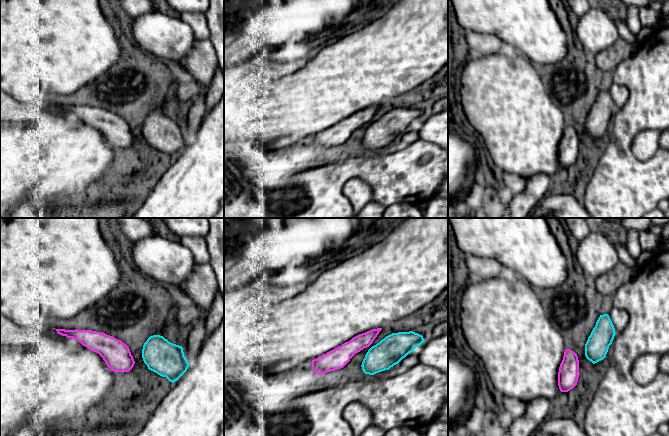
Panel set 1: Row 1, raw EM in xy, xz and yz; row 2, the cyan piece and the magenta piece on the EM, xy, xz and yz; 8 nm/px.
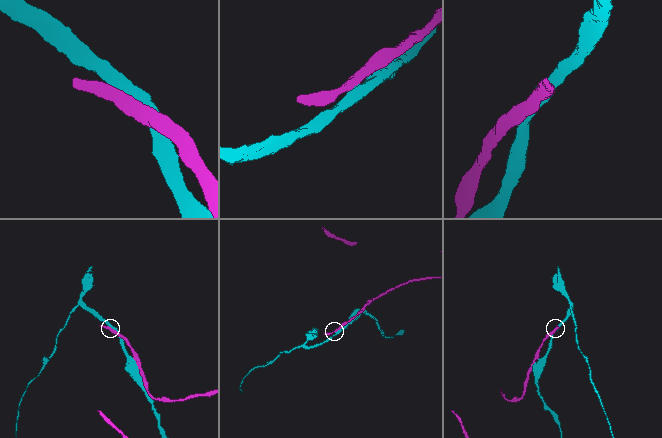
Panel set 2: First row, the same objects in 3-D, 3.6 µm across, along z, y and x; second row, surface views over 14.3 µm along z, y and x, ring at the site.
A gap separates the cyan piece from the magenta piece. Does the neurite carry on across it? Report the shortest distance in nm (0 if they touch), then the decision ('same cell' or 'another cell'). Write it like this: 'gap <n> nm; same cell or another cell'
gap 20 nm; another cell

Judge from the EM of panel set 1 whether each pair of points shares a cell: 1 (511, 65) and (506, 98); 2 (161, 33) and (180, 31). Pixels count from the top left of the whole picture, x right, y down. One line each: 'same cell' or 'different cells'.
1: same cell
2: same cell

